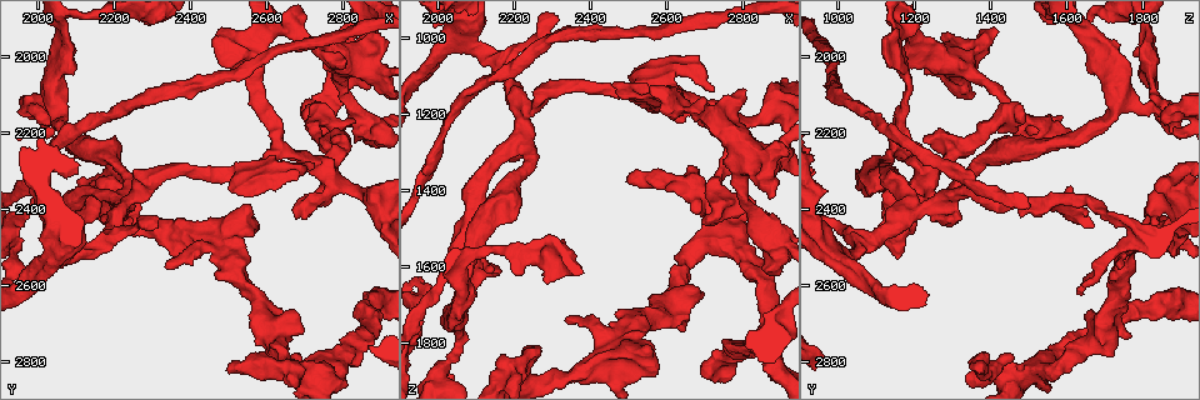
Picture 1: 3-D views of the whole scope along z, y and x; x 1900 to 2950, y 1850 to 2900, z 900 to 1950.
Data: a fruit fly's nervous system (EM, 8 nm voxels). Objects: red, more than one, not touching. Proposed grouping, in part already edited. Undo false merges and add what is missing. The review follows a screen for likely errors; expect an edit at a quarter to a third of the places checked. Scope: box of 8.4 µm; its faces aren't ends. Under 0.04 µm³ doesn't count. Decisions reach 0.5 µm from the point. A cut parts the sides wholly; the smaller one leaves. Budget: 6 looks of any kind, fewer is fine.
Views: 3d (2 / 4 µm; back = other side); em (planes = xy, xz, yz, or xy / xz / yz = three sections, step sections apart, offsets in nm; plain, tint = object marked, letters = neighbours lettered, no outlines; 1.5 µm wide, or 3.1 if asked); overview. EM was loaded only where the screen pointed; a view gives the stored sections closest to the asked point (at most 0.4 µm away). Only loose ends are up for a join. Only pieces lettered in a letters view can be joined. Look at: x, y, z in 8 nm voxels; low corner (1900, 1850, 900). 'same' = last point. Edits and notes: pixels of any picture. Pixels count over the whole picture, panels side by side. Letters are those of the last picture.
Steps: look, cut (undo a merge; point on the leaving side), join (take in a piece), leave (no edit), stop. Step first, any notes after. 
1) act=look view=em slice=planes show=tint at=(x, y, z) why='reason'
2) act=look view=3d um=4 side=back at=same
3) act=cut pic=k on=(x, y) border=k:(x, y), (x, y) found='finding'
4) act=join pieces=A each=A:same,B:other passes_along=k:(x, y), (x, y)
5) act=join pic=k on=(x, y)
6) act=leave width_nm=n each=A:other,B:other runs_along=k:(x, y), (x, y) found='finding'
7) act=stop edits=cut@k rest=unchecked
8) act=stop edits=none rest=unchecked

act=look view=3d um=2 at=(2835, 2340, 1225) why='thin neck'

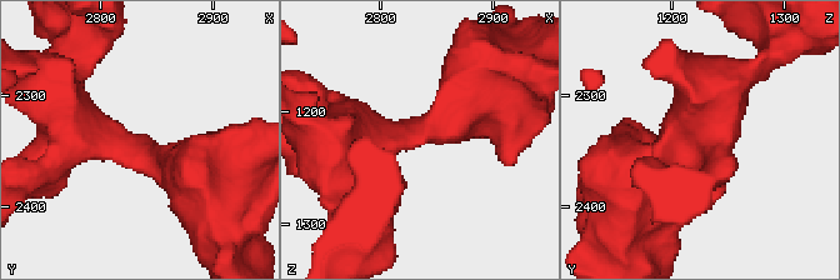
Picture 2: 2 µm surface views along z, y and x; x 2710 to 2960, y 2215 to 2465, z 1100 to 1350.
act=look view=em slice=yz step=4 show=letters at=(2832, 2346, 1220)

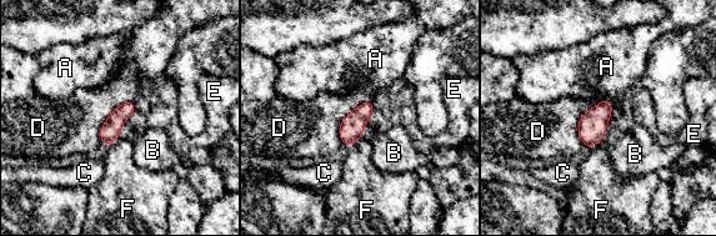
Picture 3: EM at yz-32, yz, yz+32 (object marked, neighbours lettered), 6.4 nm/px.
act=leave each=A:other,B:other,C:other,D:other,E:other,F:other border=3:(134, 101), (109, 115), (103, 142) found='continuous, no second neuron'

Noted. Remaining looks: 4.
act=look view=em slice=planes show=letters at=(2630, 2240, 1145) why='calibre changes'

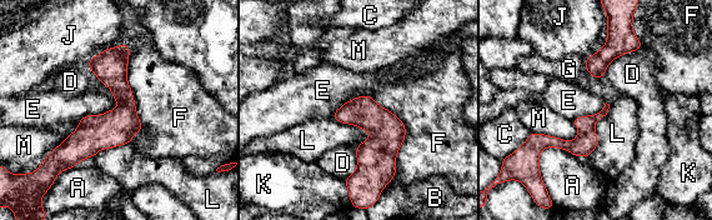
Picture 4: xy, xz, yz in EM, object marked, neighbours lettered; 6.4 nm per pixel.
act=leave longest_contact=F:600nm each=A:other,B:other,C:other,D:other,E:other,F:other,G:other,J:other,K:other,L:other,M:other border=4:(119, 104), (78, 121) found='one neuron here'

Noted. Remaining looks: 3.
act=look view=em slice=planes show=letters at=(2495, 2820, 1380) why='an open end'

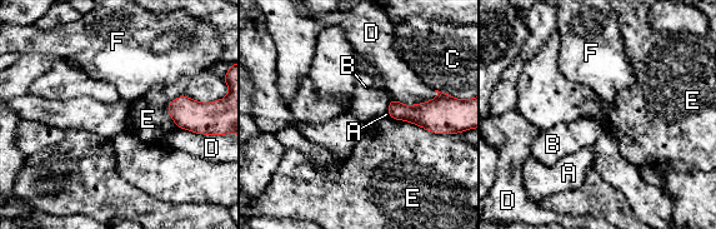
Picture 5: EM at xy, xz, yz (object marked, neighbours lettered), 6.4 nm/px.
act=leave each=A:other,B:other,C:other,D:other,E:other,F:other border=5:(228, 95), (176, 96), (166, 113) found='no lettered piece goes on from it'

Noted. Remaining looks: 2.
act=stop edits=none rest=unchecked

